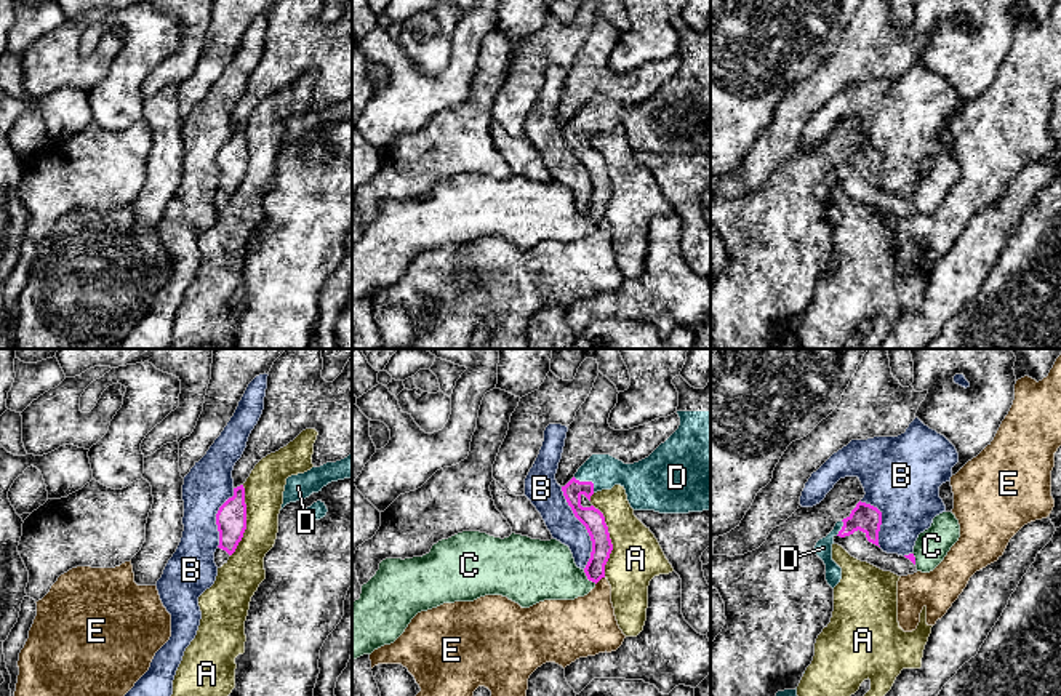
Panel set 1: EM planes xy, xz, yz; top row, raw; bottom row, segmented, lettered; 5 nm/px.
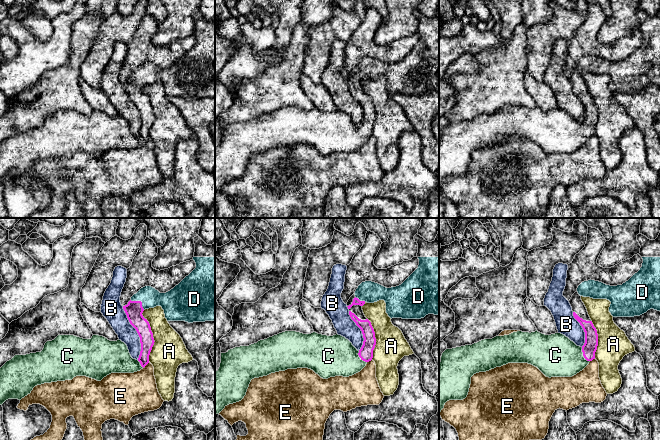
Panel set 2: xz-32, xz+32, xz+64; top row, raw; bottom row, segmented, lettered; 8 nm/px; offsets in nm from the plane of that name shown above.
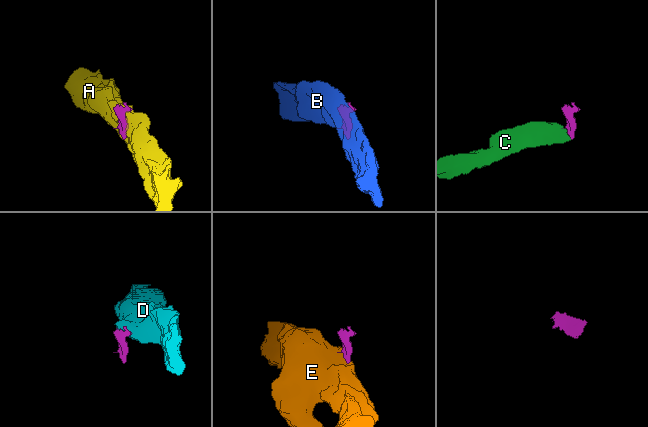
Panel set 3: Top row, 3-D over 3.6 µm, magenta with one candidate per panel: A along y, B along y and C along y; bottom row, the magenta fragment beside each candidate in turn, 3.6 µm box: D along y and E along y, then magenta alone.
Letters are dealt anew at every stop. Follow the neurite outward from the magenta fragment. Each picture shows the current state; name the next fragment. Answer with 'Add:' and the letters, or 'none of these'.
Add: C, D

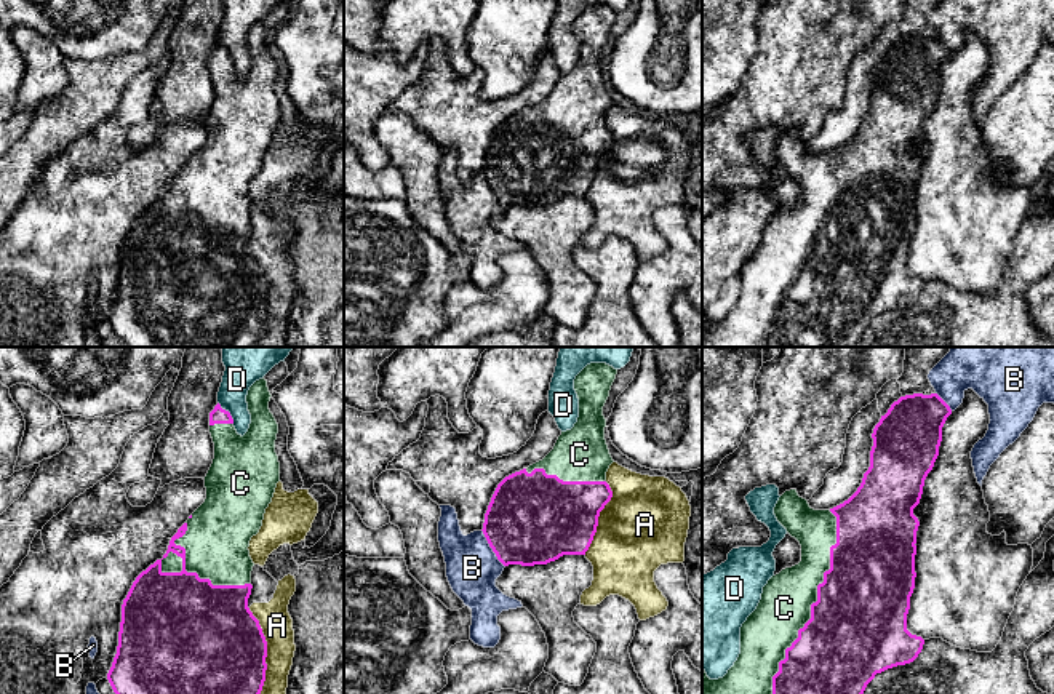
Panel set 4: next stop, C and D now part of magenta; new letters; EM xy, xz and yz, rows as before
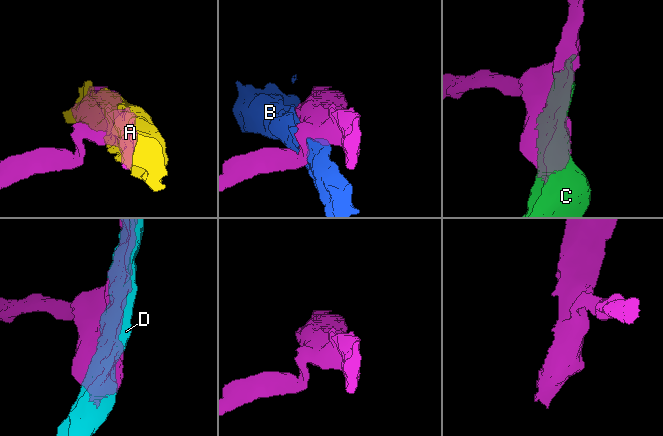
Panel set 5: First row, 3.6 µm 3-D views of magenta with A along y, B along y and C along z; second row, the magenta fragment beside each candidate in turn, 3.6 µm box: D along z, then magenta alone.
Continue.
Add: C

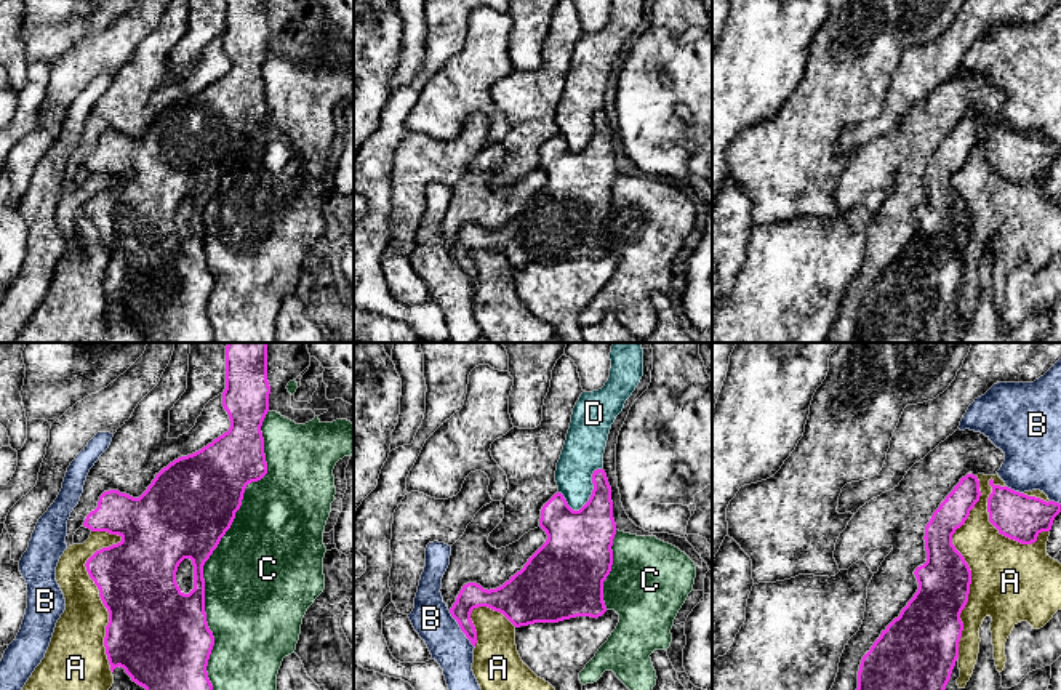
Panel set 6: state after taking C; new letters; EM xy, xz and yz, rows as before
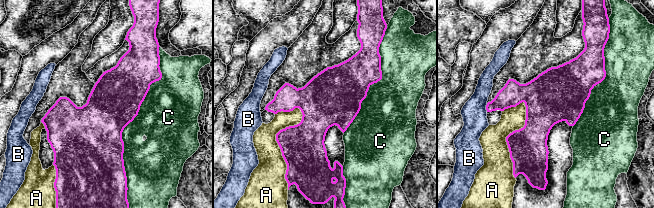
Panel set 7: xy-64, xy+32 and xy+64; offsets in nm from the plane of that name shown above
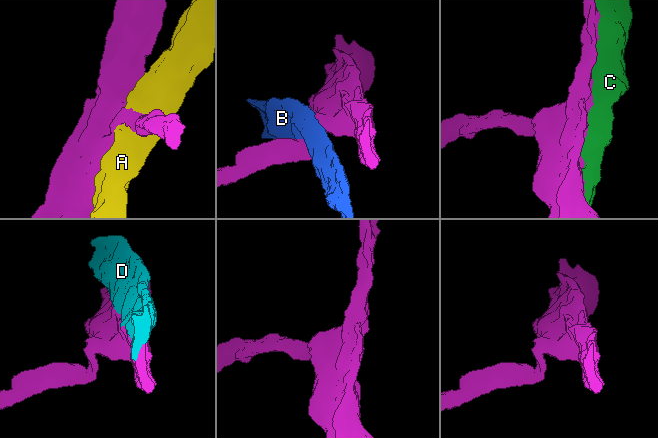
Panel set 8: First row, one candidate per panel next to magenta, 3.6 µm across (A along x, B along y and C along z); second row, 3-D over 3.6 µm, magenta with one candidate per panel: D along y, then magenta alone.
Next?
Add: none of these

